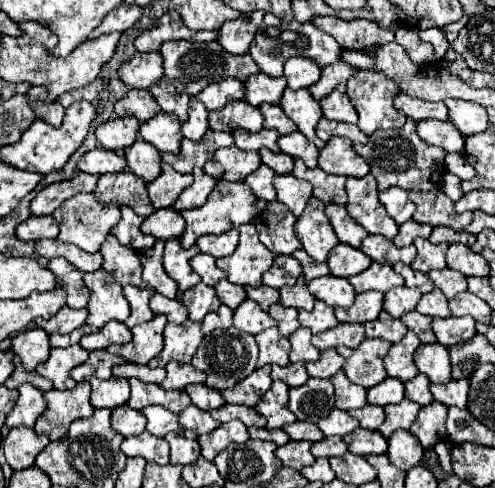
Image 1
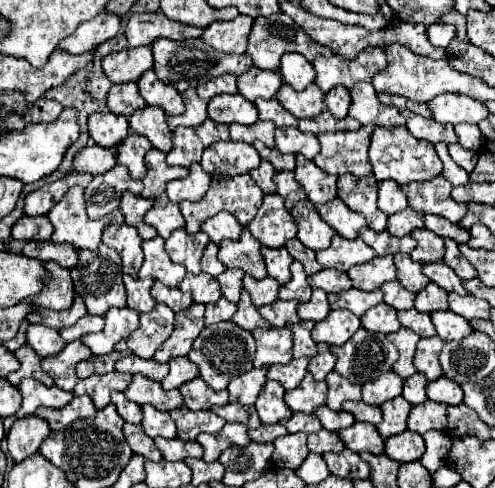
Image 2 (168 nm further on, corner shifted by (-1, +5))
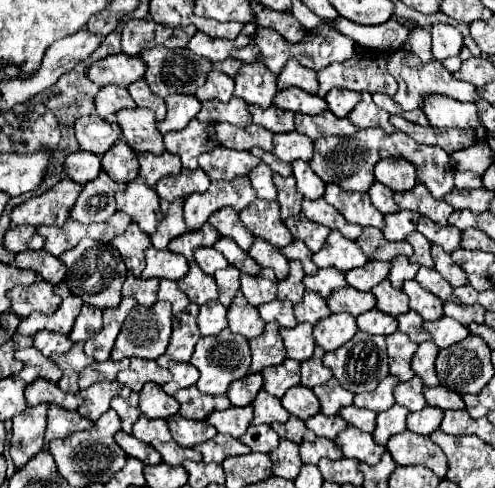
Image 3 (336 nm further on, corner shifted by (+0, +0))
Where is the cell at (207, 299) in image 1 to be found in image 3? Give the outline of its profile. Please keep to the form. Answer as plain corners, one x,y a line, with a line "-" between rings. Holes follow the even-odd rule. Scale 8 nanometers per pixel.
198,264
190,266
188,274
178,280
178,288
182,292
186,292
190,302
194,302
198,306
202,306
210,300
218,300
218,286
214,282
214,276
202,272

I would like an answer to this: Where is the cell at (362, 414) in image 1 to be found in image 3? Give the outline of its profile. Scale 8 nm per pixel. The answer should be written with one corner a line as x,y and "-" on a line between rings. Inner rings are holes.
348,406
348,408
340,410
340,416
350,426
356,426
364,432
372,432
376,428
376,412
372,412
372,410
362,410
362,408
356,408
356,406

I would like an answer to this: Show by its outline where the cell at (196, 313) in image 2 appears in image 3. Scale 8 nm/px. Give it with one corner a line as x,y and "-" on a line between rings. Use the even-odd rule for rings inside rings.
190,304
182,314
172,318
170,344
168,344
166,352
156,360
156,364
160,368
168,368
168,362
172,362
172,360
176,360
176,362
188,362
190,360
194,346
200,338
196,316
198,316
198,306

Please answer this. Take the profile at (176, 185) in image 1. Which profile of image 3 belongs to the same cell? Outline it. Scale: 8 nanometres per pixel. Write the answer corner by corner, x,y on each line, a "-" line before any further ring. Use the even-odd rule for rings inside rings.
140,152
138,160
140,160
140,176
144,178
144,182
150,188
154,188
160,178
178,176
182,172
182,166
180,166
178,158
174,158
168,152
164,152
160,156
154,156
150,152

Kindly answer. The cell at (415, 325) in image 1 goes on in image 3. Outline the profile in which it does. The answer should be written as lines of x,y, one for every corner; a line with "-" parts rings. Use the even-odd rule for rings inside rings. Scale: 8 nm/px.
408,310
406,314
400,314
398,318
398,324
400,324
400,330
404,332
404,334
408,334
410,336
410,340
412,342
424,342
424,340
430,340
430,334
422,328
422,318
418,316
418,314
414,314
412,310

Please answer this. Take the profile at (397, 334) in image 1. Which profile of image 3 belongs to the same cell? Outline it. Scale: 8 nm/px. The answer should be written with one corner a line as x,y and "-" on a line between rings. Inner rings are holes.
376,308
370,312
364,312
356,318
358,328
362,332
368,334
382,334
382,336
390,336
398,330
398,320
394,316
386,316
384,312
378,312

